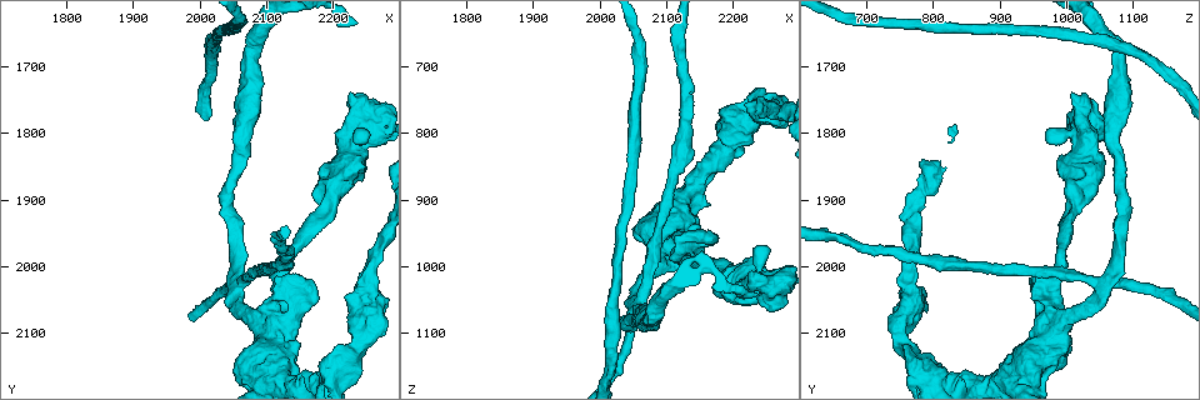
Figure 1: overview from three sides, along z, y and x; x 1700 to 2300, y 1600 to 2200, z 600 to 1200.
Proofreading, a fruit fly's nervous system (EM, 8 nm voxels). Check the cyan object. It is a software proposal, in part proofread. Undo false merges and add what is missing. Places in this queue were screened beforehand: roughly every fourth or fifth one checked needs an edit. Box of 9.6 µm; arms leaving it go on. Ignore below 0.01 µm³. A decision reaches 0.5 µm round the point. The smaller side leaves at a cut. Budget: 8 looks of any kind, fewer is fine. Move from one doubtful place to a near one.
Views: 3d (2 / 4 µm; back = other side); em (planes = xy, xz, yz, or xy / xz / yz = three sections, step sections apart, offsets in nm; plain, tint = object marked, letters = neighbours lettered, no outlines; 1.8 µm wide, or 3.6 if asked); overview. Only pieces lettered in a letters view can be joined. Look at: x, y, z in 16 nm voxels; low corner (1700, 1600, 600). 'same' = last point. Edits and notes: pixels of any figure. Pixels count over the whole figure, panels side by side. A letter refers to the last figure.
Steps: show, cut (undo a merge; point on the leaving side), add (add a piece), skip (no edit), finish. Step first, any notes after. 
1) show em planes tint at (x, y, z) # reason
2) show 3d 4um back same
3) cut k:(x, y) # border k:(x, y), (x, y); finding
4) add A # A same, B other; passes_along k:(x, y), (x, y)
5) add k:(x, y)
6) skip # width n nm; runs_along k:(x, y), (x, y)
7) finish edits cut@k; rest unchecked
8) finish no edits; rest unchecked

show em 3.6um planes tint at (2235, 1820, 1015) # sudden change in width

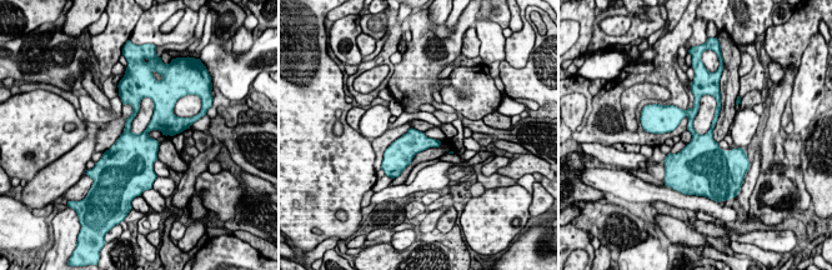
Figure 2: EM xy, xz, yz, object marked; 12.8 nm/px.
show em 3.6um planes letters same # see the neighbours

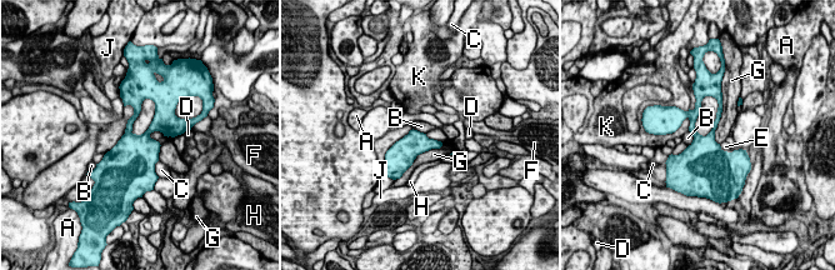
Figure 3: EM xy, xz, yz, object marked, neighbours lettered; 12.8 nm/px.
skip # A other, B other, C other, D other, E other, F other, G other, H other, J other, K other; border 3:(689, 130), (693, 141), (688, 146); continuous, no second neuron

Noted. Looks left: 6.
show em planes letters at (2140, 2025, 955) # abrupt turn

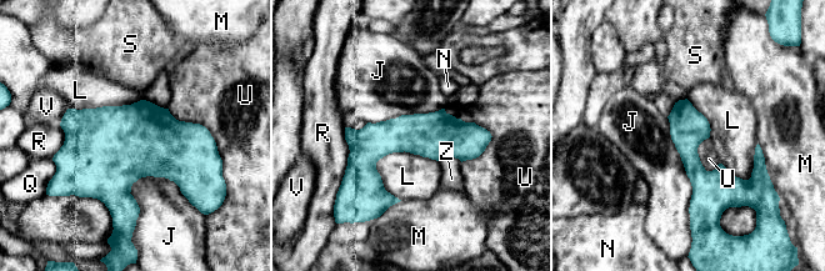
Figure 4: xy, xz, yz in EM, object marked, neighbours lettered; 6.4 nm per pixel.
skip # longest_contact J 700 nm; J other, L other, M other, N other, Q other, R other, S other, U other, V other, Z other; one neuron here

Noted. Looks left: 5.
show em yz step 8 letters at (2055, 2035, 1050) # four-way junction

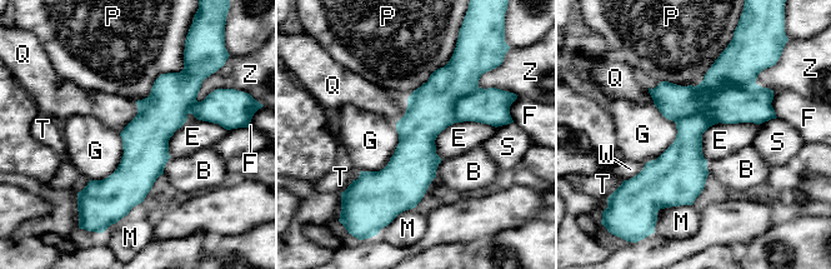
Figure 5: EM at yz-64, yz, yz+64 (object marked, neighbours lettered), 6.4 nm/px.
cut 5:(752, 104) # width 300 nm; B other, E other, F other, G other, M other, P other, Q other, S other, T other, W other, Z other; part_leaving 5:(652, 91), (769, 115); a second neuron is stuck on

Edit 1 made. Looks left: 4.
finish edits cut@5; rest unchecked

